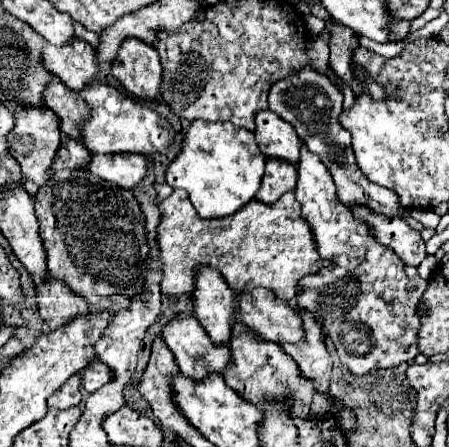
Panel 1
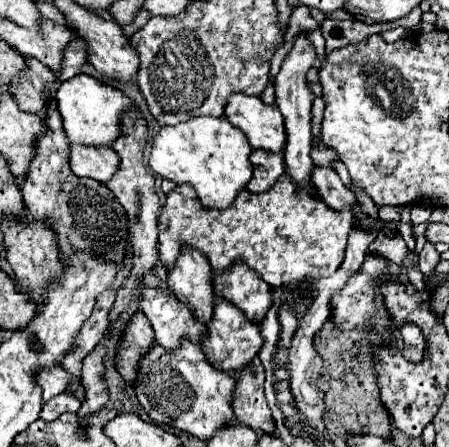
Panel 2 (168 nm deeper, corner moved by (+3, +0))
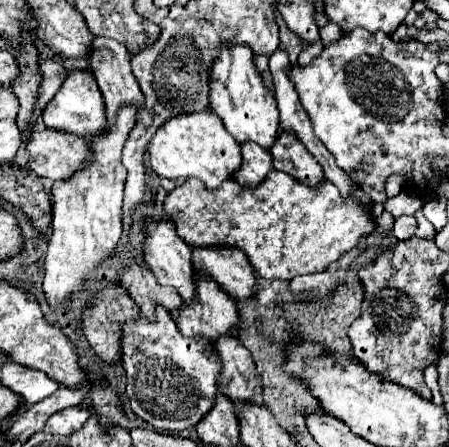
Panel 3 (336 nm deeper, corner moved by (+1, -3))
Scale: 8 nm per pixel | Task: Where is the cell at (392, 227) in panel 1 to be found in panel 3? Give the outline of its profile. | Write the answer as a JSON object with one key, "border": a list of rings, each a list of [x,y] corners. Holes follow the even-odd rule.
{"border":[[[282,132],[276,138],[270,152],[274,158],[274,168],[290,174],[298,182],[314,188],[326,182],[326,176],[322,174],[322,166],[318,166],[316,158],[310,158],[306,146],[302,146],[302,142],[298,142],[292,134]]]}

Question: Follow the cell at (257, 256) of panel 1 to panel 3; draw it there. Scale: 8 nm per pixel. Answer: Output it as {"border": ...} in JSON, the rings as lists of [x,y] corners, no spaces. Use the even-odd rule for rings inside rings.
{"border":[[[272,170],[256,188],[242,188],[238,182],[226,180],[218,190],[206,190],[206,186],[198,182],[198,178],[190,178],[166,196],[164,210],[176,224],[178,234],[190,246],[240,248],[248,256],[256,274],[266,280],[292,280],[300,274],[324,272],[332,262],[338,262],[344,254],[348,254],[358,244],[360,236],[370,234],[376,228],[362,204],[352,198],[344,200],[334,184],[326,182],[322,184],[322,188],[310,188],[278,170]]]}

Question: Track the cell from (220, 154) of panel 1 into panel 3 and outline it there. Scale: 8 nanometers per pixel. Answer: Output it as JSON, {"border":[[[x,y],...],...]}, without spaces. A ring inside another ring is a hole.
{"border":[[[214,112],[182,114],[168,120],[150,140],[148,154],[150,166],[160,178],[198,178],[208,190],[216,190],[224,180],[234,176],[238,166],[242,166],[240,144],[226,132],[222,120]]]}

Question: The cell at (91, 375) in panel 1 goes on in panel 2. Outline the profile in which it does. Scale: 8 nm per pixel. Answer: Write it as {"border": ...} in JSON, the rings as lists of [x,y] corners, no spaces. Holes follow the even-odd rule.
{"border":[[[40,367],[36,373],[36,385],[42,389],[42,399],[48,401],[64,391],[68,385],[68,373],[62,367]]]}

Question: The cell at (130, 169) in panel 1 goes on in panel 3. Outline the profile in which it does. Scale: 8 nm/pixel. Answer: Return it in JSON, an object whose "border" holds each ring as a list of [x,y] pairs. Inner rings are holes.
{"border":[[[50,128],[34,130],[24,148],[30,156],[30,170],[52,182],[70,178],[94,158],[90,142]]]}

